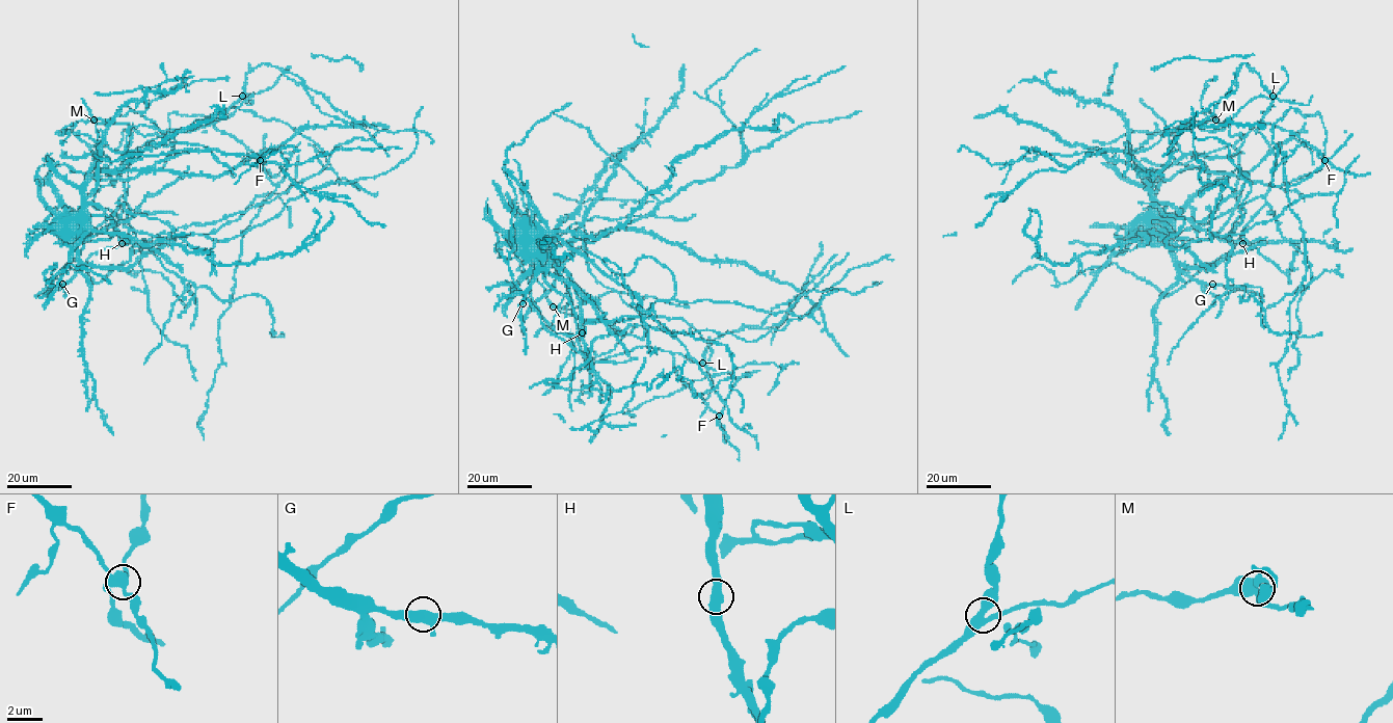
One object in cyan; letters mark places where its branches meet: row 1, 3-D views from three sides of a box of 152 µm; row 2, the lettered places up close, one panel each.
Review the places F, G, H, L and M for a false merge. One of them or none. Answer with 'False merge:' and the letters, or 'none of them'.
False merge: F

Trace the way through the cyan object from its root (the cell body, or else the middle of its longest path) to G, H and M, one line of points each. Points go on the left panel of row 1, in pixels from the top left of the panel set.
G: (80, 224), (84, 237), (77, 244), (77, 271), (62, 284)
H: (80, 224), (73, 215), (87, 204), (96, 204), (119, 232), (122, 243)
M: (80, 224), (113, 221), (137, 149), (251, 96), (131, 126), (124, 153), (60, 132), (94, 119)

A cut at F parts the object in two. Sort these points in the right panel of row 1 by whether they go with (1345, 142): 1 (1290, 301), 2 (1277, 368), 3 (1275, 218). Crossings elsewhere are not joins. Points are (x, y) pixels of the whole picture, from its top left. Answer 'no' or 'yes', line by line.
1: yes
2: yes
3: no

